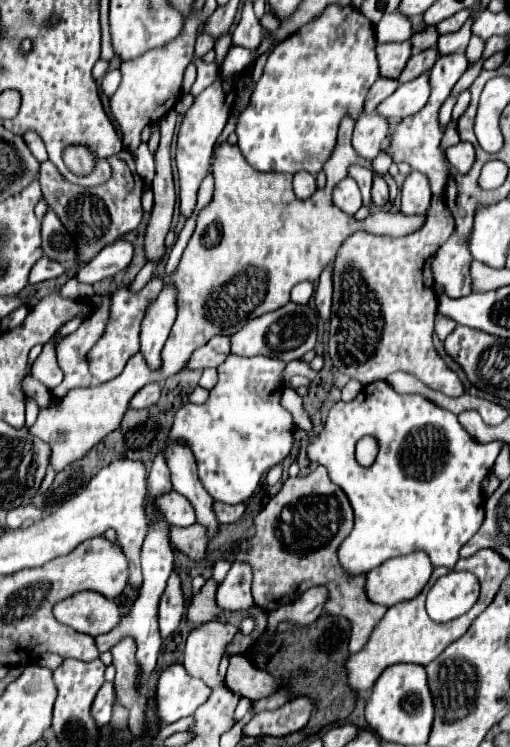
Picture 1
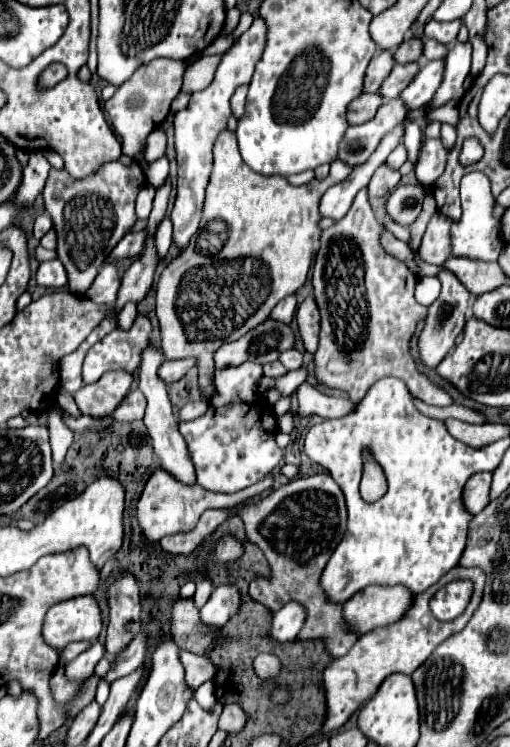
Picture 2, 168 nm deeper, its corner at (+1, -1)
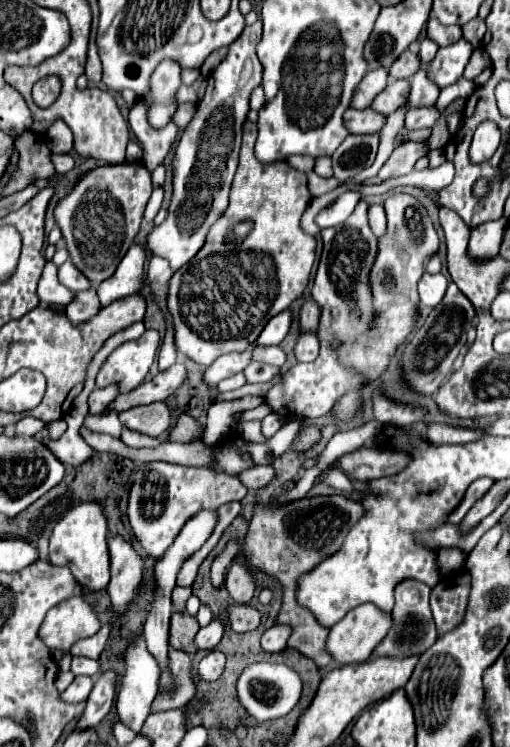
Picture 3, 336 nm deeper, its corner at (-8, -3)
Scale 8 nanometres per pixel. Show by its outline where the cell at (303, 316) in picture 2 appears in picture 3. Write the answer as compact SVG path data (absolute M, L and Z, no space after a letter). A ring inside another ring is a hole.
M302 335L294 347L294 355L298 361L302 363L310 363L318 357L318 351L320 351L320 343L316 337L312 335Z

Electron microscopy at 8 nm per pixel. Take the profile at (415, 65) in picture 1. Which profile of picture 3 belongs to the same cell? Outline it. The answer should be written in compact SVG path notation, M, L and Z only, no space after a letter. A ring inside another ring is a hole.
M408 79L406 81L394 81L394 83L390 81L388 87L372 101L370 109L388 117L390 113L394 113L406 101L408 93L410 93L410 81Z

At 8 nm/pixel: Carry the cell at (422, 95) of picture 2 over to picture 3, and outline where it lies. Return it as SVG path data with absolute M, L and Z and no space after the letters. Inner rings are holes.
M464 37L454 45L440 47L438 55L428 65L428 73L432 73L432 81L436 81L436 85L442 85L442 87L456 83L462 77L472 51L474 51L472 43L466 41Z

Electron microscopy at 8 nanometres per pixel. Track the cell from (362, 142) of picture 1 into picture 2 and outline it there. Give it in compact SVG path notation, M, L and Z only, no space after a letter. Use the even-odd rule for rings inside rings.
M401 99L385 101L377 115L363 125L351 125L339 145L339 159L351 165L361 165L369 159L369 155L377 149L381 139L393 131L405 119L407 107L403 107Z

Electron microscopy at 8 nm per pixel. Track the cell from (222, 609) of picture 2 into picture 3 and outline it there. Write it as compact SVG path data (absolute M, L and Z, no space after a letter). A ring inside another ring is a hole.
M214 617L208 627L202 627L196 633L196 649L198 651L212 651L218 645L218 641L222 639L222 633L224 633L224 625L220 619Z

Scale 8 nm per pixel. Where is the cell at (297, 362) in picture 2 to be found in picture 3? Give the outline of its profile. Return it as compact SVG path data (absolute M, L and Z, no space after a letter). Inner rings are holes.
M256 347L252 351L252 361L282 367L286 363L286 353L280 347Z

